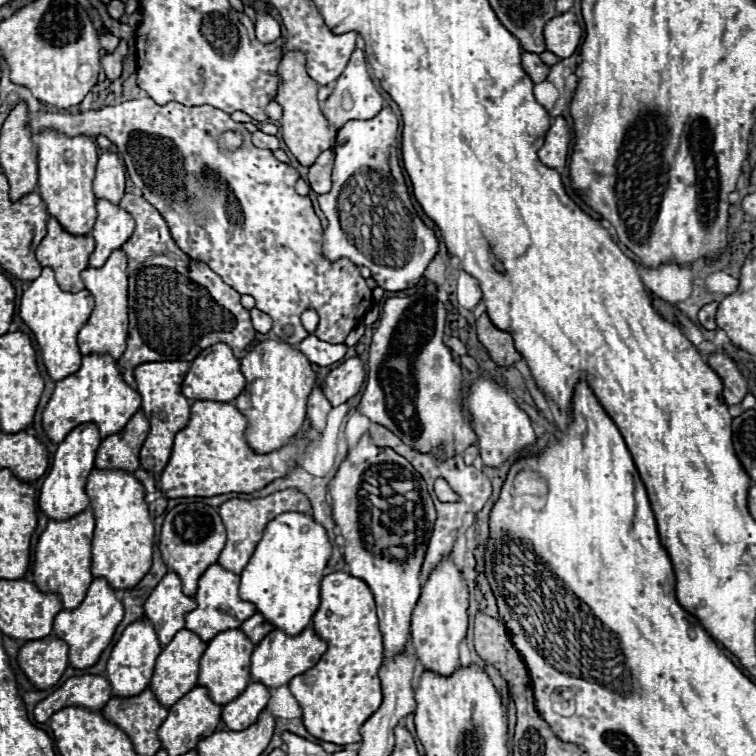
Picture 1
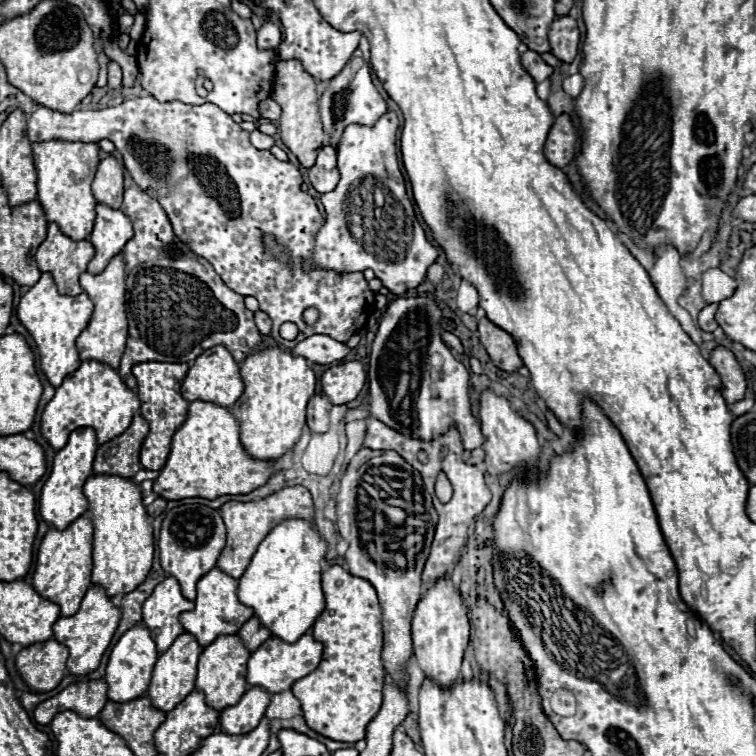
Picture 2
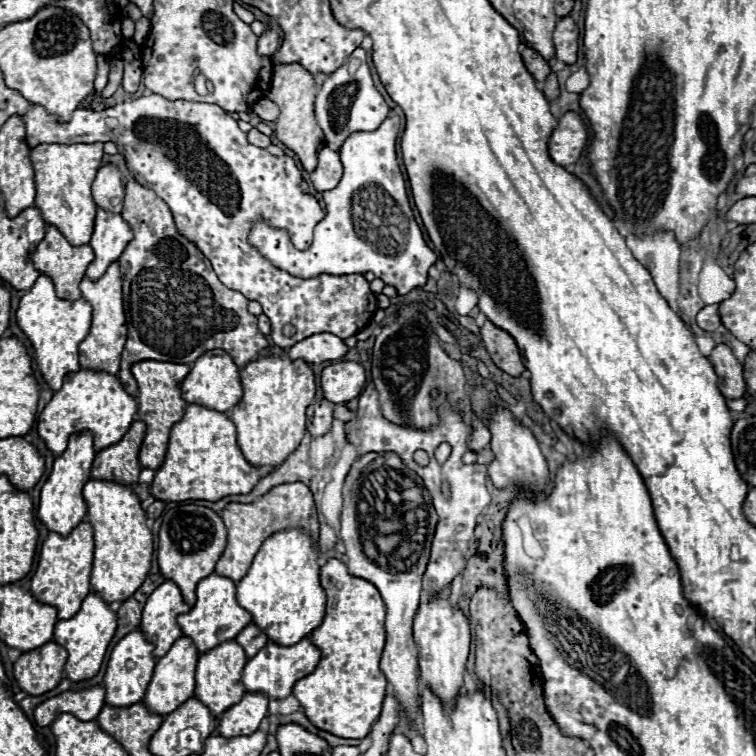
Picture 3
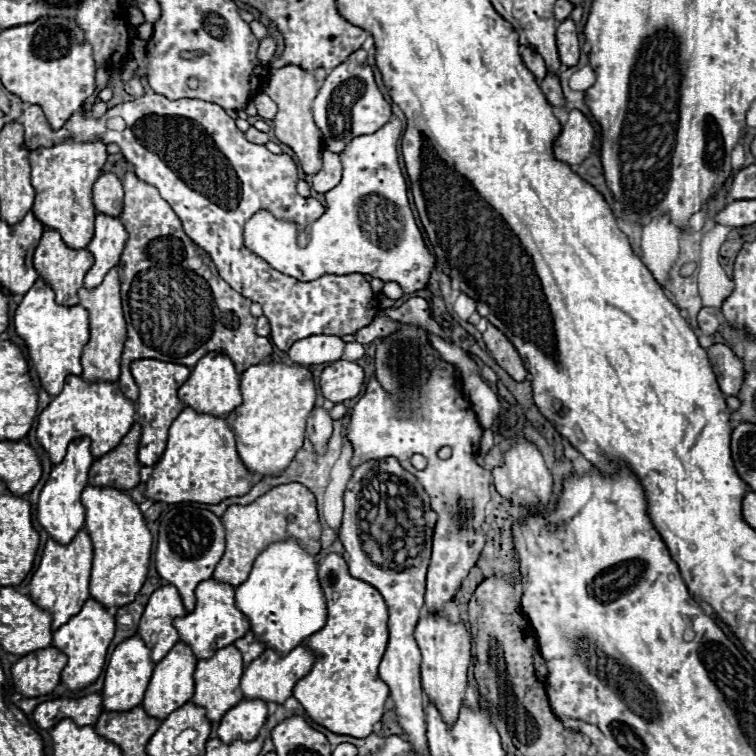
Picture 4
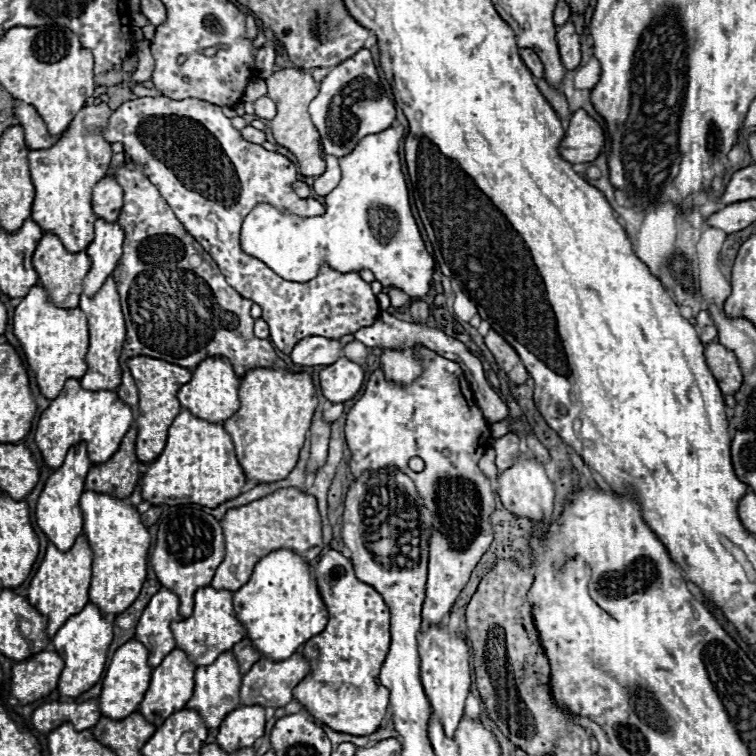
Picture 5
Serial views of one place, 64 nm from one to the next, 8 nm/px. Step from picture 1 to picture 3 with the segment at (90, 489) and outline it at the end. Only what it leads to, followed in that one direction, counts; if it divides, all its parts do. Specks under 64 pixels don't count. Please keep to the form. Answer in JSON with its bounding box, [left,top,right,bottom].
[84,480,154,602]

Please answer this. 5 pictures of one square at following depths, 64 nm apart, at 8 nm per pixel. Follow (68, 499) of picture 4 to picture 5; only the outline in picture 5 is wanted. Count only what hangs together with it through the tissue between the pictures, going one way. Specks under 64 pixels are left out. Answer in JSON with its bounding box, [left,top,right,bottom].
[36,442,92,552]

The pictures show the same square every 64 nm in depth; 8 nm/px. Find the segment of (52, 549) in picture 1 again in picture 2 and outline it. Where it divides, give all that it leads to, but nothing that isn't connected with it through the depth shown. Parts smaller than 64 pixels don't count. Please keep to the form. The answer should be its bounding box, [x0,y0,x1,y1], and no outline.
[32,516,92,616]

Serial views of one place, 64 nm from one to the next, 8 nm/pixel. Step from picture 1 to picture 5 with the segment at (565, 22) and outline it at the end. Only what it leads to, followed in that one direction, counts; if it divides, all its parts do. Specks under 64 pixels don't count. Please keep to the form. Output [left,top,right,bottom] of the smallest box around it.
[556,22,580,70]

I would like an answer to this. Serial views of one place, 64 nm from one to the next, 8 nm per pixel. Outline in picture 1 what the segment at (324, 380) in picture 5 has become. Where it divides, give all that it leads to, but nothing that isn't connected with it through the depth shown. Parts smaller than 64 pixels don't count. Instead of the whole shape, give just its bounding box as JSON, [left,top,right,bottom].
[322,358,366,406]

